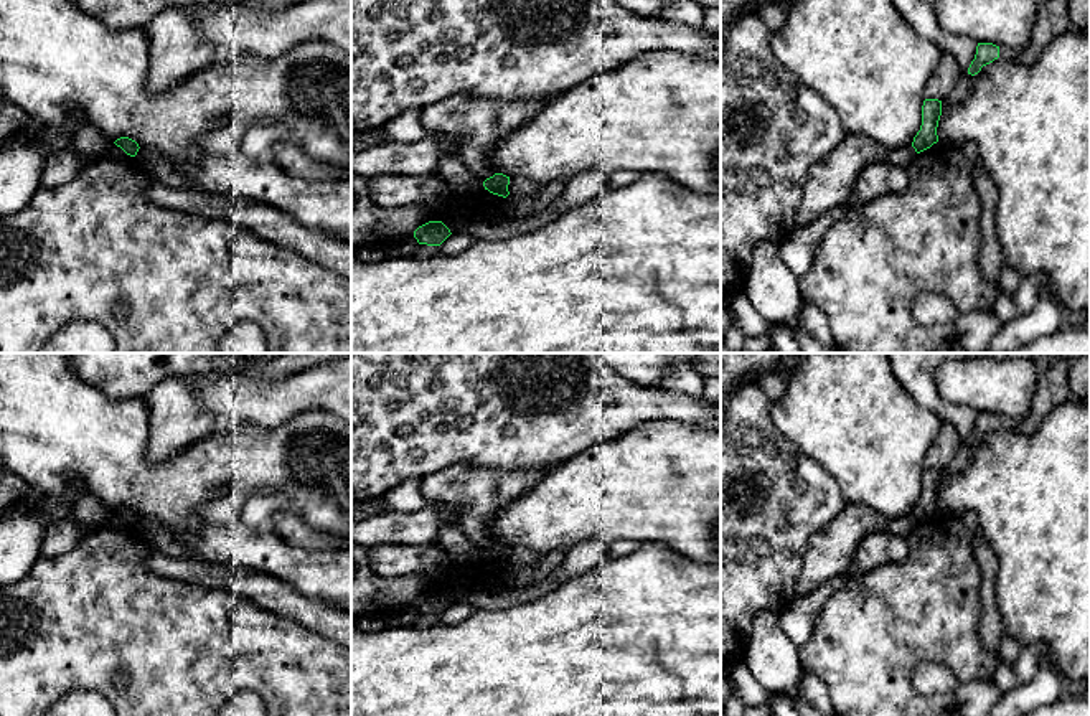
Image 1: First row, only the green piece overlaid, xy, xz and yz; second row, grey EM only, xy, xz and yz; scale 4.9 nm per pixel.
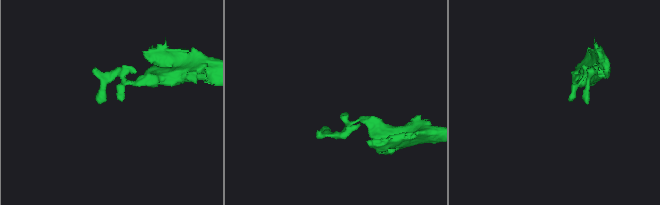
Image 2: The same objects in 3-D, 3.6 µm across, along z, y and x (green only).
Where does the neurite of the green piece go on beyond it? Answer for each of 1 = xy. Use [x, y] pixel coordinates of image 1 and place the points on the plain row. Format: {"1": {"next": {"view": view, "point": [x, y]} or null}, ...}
{"1": {"next": null}}

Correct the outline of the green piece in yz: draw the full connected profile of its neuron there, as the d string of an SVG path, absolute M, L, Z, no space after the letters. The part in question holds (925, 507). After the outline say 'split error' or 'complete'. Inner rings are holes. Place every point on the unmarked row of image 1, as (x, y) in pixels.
M925 469L922 475L922 495L914 506L912 516L917 523L930 518L938 511L937 497L942 485L942 470Z; complete

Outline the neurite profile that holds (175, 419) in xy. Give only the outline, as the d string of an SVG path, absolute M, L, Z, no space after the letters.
M219 373L168 378L142 396L148 406L147 460L163 464L185 452L221 426L196 399L195 378L211 379Z

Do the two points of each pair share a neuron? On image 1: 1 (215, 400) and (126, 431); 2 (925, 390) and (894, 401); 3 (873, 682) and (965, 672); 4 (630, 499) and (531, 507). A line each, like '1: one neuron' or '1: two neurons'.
1: two neurons
2: two neurons
3: one neuron
4: one neuron

